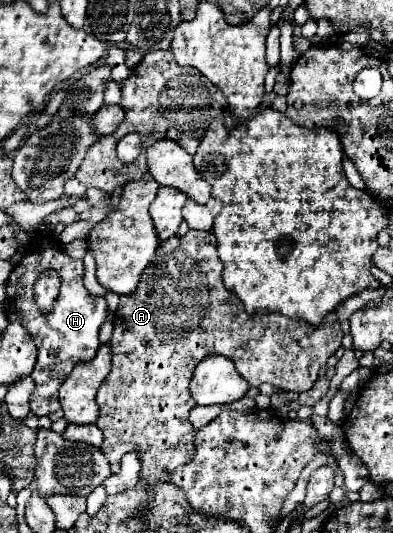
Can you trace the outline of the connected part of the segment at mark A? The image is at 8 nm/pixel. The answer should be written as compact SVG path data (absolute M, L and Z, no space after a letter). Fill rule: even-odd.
M189 230L183 238L173 236L161 242L159 250L155 252L155 260L147 266L147 270L143 270L137 290L121 296L113 318L115 330L111 336L111 372L97 392L99 418L95 422L103 430L101 452L109 460L111 472L119 472L123 454L137 452L141 460L141 480L169 482L173 470L191 458L195 430L187 418L195 406L195 400L189 394L189 380L195 366L203 358L211 354L231 358L249 386L261 386L263 382L269 382L275 388L305 392L315 384L319 368L341 346L343 332L333 312L329 312L317 328L303 320L297 322L295 318L287 318L279 312L259 314L259 318L255 318L255 314L247 314L239 298L235 298L235 294L223 286L223 266L215 254L215 242L217 240L213 232L197 230Z

